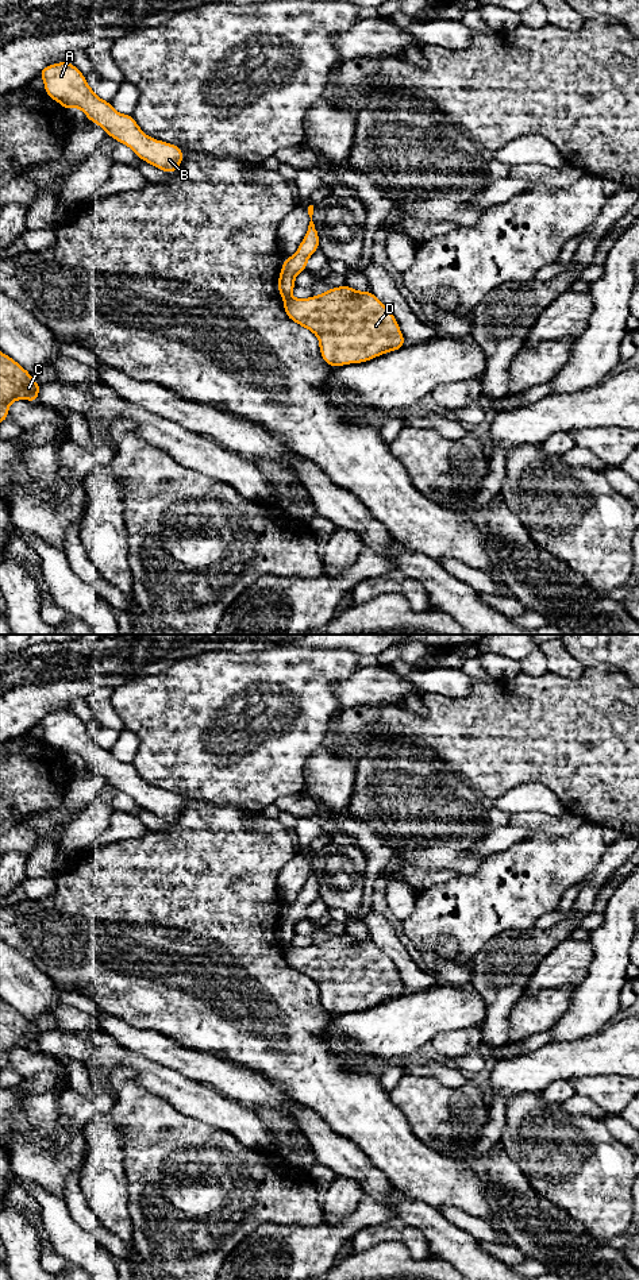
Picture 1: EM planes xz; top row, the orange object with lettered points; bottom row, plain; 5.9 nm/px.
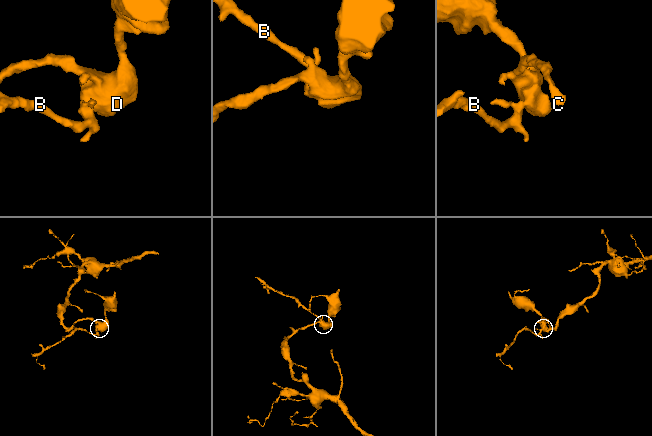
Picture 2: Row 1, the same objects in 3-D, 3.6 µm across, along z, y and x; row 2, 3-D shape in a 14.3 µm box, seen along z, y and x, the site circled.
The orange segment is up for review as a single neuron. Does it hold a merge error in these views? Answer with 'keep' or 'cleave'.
cleave

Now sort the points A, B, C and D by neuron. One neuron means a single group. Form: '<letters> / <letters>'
A B / C D

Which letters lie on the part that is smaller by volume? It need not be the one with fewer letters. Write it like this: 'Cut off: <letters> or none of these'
Cut off: A, B

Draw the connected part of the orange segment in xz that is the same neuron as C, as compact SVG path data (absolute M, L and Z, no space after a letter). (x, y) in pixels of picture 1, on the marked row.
M0 351L0 423L7 420L14 401L36 402L41 388L26 369Z

